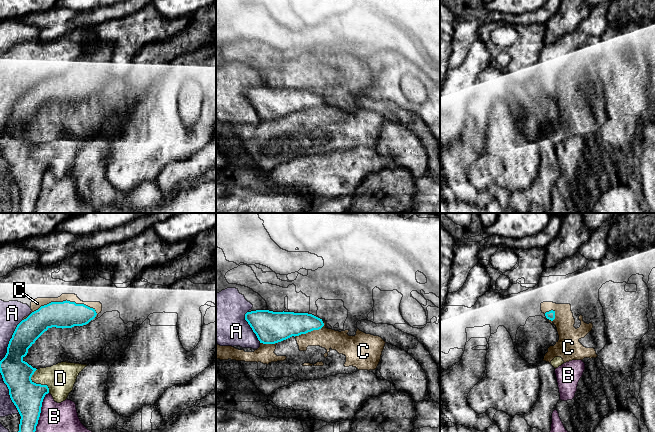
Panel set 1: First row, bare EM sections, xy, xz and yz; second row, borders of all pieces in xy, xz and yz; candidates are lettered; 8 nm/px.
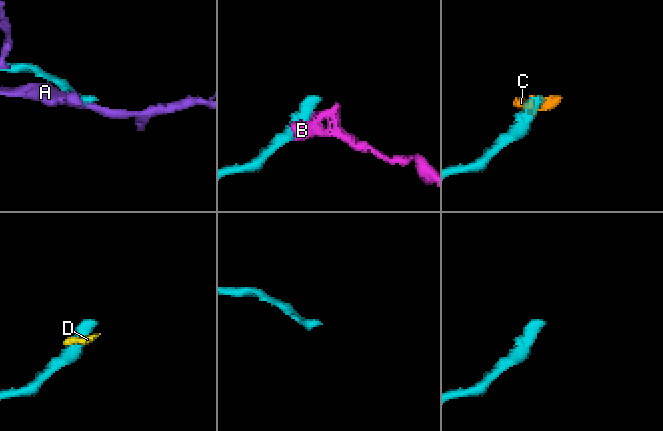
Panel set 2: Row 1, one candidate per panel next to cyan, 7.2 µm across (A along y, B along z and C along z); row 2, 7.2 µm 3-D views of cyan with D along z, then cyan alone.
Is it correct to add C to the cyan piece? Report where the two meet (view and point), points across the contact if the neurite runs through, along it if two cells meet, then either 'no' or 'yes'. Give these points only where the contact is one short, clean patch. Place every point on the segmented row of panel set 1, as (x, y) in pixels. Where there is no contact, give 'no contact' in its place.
xy (60, 302) | no

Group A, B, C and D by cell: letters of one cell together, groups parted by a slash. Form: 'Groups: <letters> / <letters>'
Groups: A / B / C D

